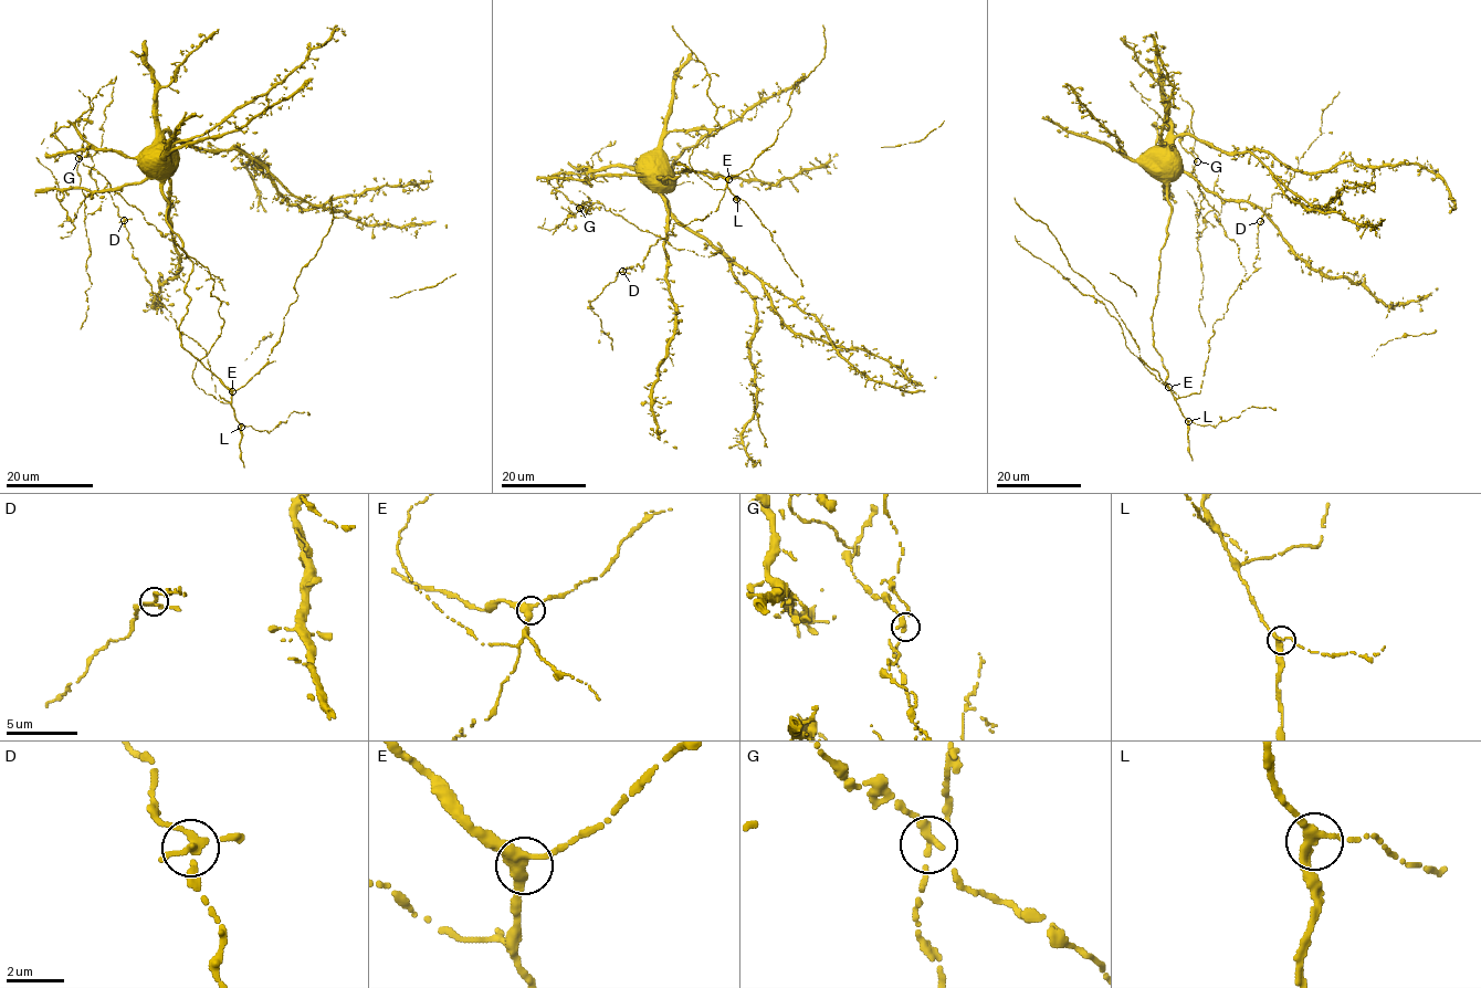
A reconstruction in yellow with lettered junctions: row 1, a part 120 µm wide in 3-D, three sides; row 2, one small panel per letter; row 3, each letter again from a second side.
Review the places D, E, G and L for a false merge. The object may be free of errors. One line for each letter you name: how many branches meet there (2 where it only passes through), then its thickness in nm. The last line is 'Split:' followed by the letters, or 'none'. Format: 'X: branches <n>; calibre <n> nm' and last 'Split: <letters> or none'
G: branches 3; calibre 240 nm
Split: G

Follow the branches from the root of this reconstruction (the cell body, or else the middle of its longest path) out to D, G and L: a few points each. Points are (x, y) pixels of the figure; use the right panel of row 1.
D: (1159, 163), (1170, 219), (1153, 345), (1176, 398), (1200, 391), (1212, 324), (1254, 270), (1260, 221)
G: (1159, 163), (1155, 159), (1158, 151), (1156, 128), (1162, 126), (1173, 130), (1197, 160)
L: (1159, 163), (1170, 219), (1159, 252), (1157, 296), (1152, 316), (1153, 345), (1168, 375), (1165, 382), (1188, 421)

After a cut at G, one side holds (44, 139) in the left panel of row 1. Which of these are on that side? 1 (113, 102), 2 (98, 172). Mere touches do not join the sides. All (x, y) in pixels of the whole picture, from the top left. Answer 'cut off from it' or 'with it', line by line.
1: cut off from it
2: with it

